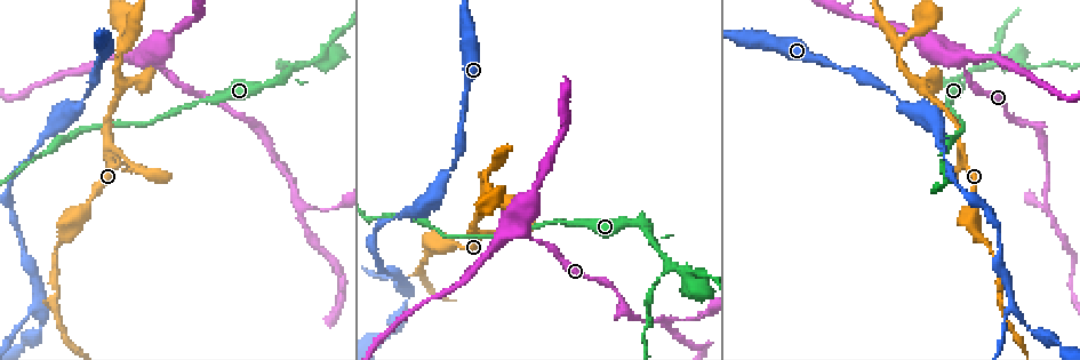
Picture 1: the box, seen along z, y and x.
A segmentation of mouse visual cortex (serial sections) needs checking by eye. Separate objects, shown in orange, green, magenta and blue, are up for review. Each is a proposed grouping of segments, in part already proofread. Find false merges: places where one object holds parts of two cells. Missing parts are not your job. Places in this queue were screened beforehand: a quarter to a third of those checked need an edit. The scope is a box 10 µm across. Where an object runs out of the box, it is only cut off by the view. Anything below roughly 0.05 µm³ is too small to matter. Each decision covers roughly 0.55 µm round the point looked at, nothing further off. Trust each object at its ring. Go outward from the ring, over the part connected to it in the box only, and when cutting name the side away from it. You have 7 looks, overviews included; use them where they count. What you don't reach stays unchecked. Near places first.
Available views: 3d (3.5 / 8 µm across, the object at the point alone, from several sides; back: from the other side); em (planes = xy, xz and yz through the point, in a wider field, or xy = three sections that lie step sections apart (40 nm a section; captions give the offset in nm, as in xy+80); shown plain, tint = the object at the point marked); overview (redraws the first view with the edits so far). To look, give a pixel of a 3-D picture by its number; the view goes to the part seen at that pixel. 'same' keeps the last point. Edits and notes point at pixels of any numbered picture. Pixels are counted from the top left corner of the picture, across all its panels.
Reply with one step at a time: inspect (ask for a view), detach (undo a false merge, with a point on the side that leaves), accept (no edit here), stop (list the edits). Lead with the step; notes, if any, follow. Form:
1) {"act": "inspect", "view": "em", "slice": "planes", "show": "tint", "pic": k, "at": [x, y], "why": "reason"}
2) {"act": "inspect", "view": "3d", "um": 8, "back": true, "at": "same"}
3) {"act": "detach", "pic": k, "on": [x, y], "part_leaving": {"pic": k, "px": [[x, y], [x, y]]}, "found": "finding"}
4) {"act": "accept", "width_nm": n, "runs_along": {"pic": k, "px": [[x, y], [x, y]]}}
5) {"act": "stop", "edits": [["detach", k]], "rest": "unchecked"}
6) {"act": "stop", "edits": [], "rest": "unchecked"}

{"act": "inspect", "view": "3d", "um": 3.5, "pic": 1, "at": [485, 172], "why": "three arms meet"}

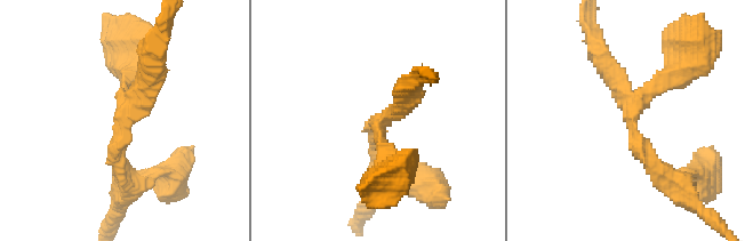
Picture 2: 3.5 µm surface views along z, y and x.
{"act": "inspect", "view": "em", "slice": "xy", "step": 2, "show": "tint", "pic": 2, "at": [632, 114], "arms": 3, "arm_widths_nm": [250, 250, 300], "why": "need the tissue"}

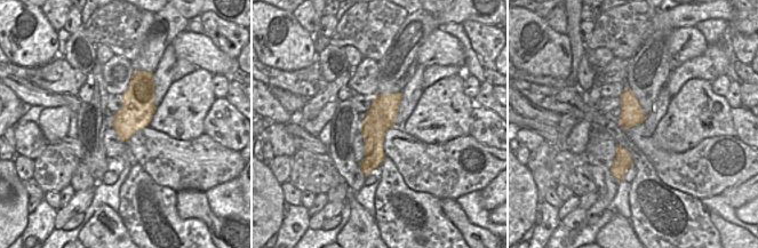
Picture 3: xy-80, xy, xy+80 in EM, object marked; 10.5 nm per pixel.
{"act": "accept", "width_nm": 300, "runs_along": {"pic": 2, "px": [[669, 178], [637, 139], [633, 112], [689, 59]]}, "found": "continuous, no second cell"}

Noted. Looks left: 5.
{"act": "inspect", "view": "3d", "um": 3.5, "pic": 1, "at": [299, 66], "why": "three-way junction"}

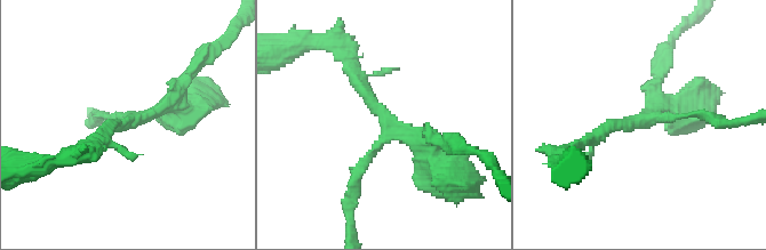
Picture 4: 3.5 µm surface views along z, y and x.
{"act": "inspect", "view": "em", "slice": "xy", "step": 1, "show": "plain", "pic": 4, "at": [641, 121], "why": "now the EM"}

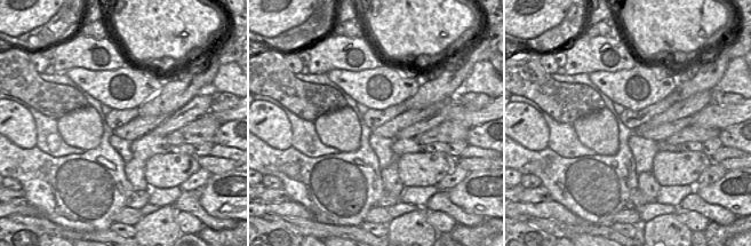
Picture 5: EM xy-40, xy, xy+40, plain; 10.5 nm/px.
{"act": "inspect", "view": "em", "slice": "xy", "step": 1, "show": "tint", "at": "same"}

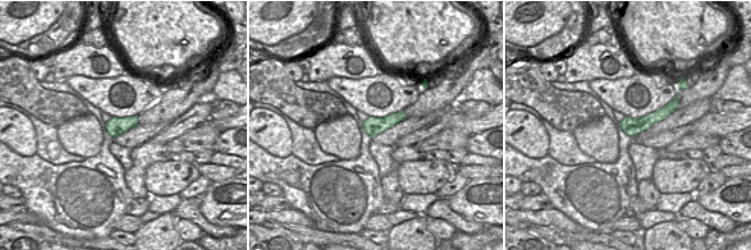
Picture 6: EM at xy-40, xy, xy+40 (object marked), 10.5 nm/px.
{"act": "detach", "pic": 4, "on": [356, 170], "part_leaving": {"pic": 4, "px": [[382, 142], [357, 174], [350, 233]]}, "found": "a second cell is stuck on"}

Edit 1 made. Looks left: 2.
{"act": "stop", "edits": [["detach", 4]], "rest": "unchecked"}

